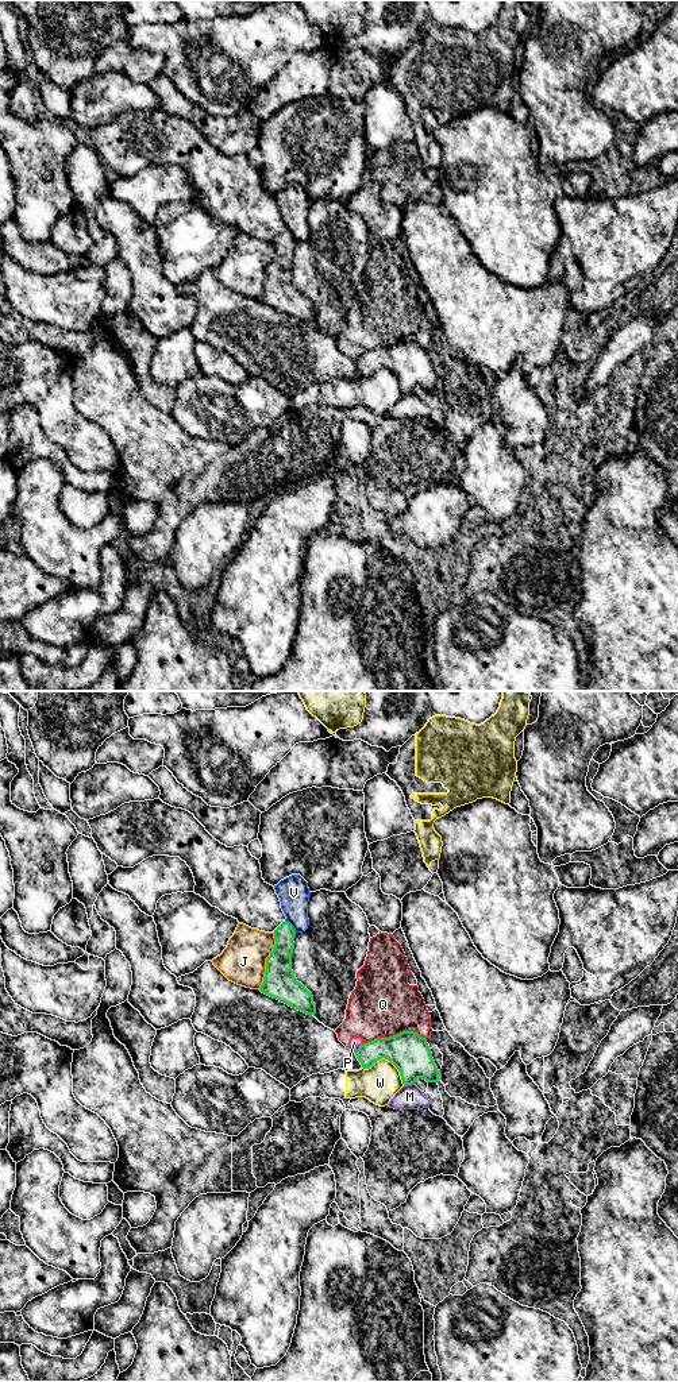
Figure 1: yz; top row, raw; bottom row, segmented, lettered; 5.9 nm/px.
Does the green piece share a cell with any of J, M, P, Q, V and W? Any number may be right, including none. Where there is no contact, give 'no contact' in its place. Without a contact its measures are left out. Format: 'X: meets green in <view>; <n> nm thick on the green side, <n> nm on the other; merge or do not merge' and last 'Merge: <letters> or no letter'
J: meets green in yz; 190 nm thick on the green side, 280 nm on the other; do not merge
M: meets green in yz; 240 nm thick on the green side, 140 nm on the other; do not merge
P: meets green in yz; 180 nm thick on the green side, 60 nm on the other; do not merge
Q: meets green in yz; 240 nm thick on the green side, 380 nm on the other; do not merge
V: meets green in yz; 160 nm thick on the green side, 190 nm on the other; do not merge
W: meets green in yz; 240 nm thick on the green side, 220 nm on the other; do not merge
Merge: no letter

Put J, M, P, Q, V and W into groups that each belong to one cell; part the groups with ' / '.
J / M / P Q / V / W

